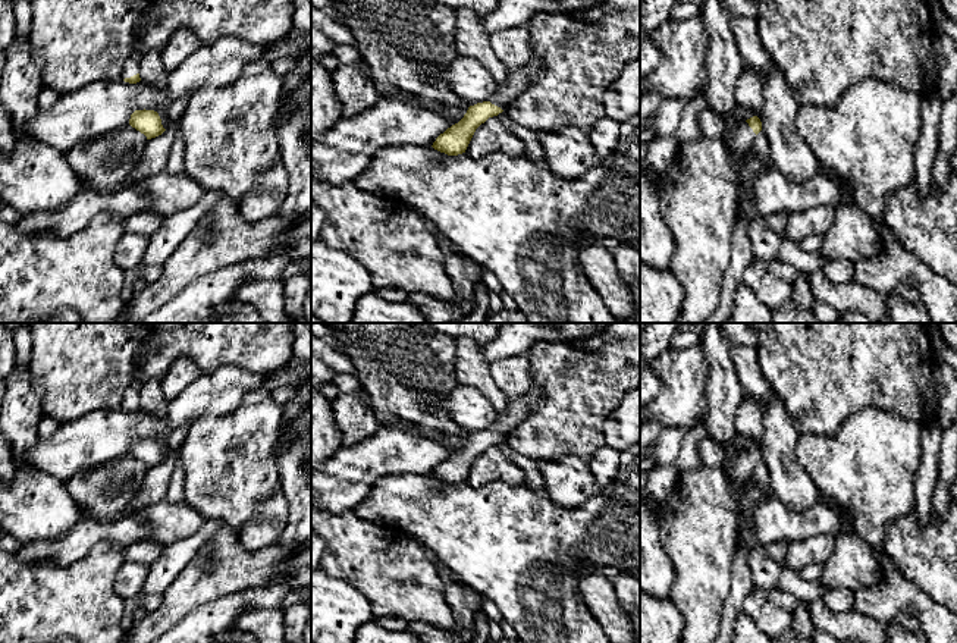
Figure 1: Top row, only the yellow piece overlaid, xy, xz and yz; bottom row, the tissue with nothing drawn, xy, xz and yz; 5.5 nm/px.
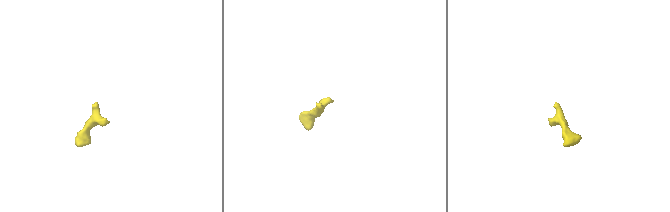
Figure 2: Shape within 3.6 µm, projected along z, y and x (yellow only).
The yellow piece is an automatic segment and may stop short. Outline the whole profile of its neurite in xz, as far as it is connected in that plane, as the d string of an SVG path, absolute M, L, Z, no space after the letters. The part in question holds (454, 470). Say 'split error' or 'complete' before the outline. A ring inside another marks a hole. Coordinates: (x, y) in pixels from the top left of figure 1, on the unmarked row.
split error; M534 388L518 399L511 401L506 413L498 414L487 430L470 435L464 446L440 462L432 476L448 484L465 482L476 458L489 446L505 440L514 427L537 407L539 401L540 395Z

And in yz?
split error; M757 445L741 451L729 467L729 476L741 484L752 480L756 464L762 459L762 451Z

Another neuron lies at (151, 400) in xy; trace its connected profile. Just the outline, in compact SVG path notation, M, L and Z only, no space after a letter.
M144 380L139 390L139 407L142 411L161 418L167 402L159 380Z

